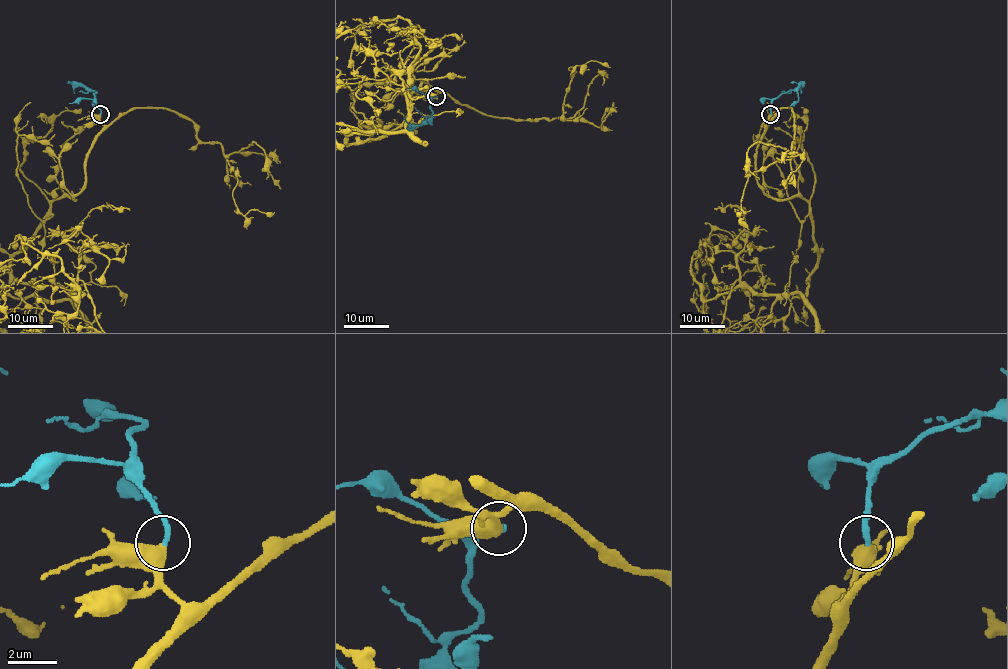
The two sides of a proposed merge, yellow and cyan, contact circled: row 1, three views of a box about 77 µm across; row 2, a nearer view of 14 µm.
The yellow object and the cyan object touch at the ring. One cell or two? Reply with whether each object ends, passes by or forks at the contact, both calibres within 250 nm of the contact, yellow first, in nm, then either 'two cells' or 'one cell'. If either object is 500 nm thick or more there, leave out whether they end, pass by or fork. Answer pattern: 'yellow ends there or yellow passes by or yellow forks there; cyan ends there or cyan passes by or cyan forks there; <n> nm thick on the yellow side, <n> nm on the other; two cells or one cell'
600 nm thick on the yellow side, 240 nm on the other; one cell

